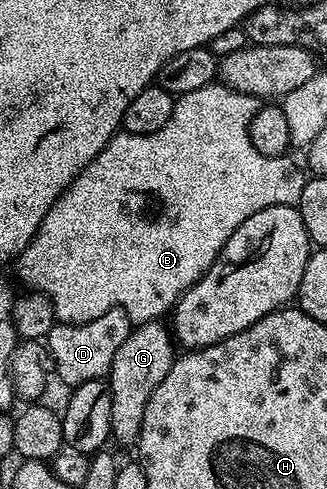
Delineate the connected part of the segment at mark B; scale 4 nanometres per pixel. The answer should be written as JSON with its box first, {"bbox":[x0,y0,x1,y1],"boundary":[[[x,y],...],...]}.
{"bbox":[17,81,308,324],"boundary":[[[221,81],[205,85],[205,89],[193,89],[193,93],[185,93],[175,100],[173,117],[157,129],[157,133],[138,135],[125,130],[118,130],[115,136],[85,165],[85,169],[74,181],[67,186],[57,197],[57,201],[45,213],[45,221],[37,229],[37,233],[29,241],[27,248],[19,252],[17,264],[19,263],[19,275],[28,284],[28,288],[42,291],[53,301],[56,320],[60,323],[84,323],[93,321],[93,317],[101,317],[114,307],[125,309],[127,316],[131,318],[132,324],[153,323],[162,320],[174,308],[174,305],[183,294],[191,288],[198,279],[213,265],[215,257],[221,253],[225,241],[233,237],[233,233],[253,213],[261,213],[261,209],[270,207],[295,207],[301,197],[301,189],[305,189],[308,176],[304,168],[291,160],[291,157],[265,157],[253,149],[253,141],[249,137],[249,125],[251,119],[256,115],[261,106],[260,100],[254,99],[252,95],[237,93],[232,87],[226,87]]]}

